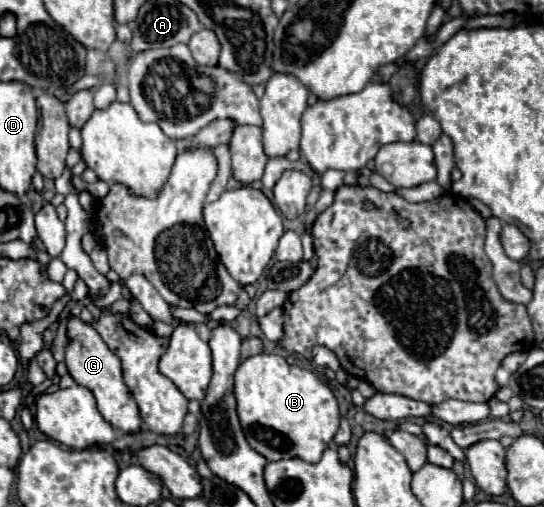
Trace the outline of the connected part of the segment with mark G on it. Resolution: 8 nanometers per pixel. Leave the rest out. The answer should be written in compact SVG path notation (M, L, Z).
M70 318L68 322L68 338L70 344L66 346L66 368L70 376L80 384L92 390L96 402L98 402L98 412L106 422L110 422L114 428L120 428L126 434L136 434L142 426L142 418L138 412L138 406L132 398L130 388L124 382L122 376L122 362L116 354L110 352L110 348L102 342L98 332L90 326L84 324L80 318Z

